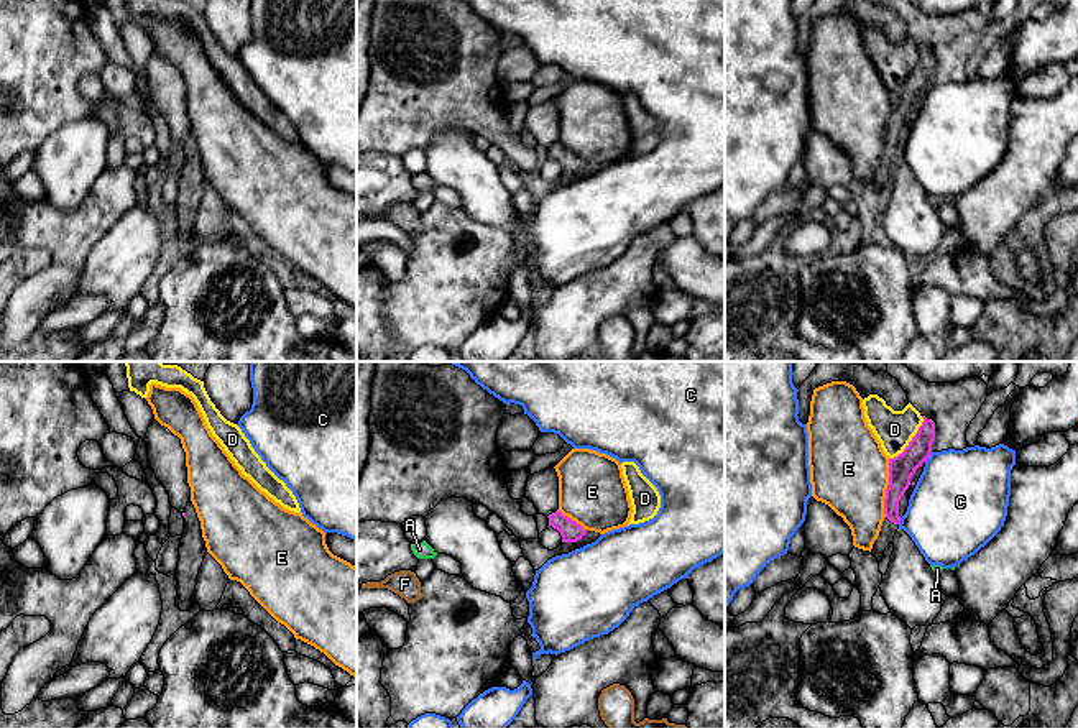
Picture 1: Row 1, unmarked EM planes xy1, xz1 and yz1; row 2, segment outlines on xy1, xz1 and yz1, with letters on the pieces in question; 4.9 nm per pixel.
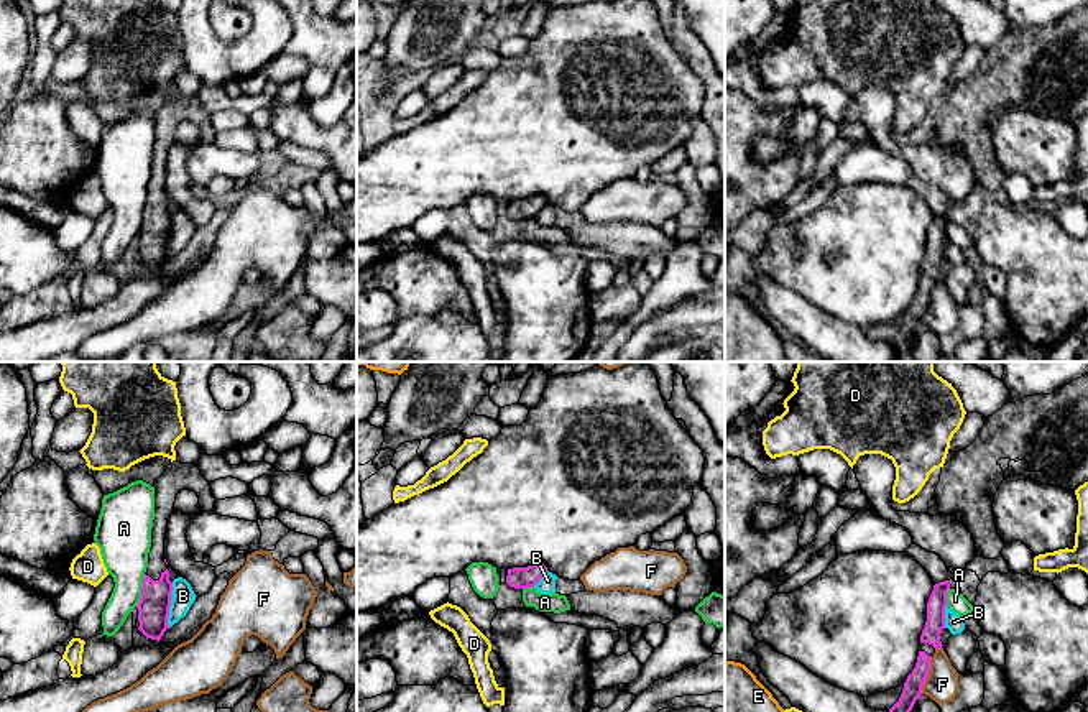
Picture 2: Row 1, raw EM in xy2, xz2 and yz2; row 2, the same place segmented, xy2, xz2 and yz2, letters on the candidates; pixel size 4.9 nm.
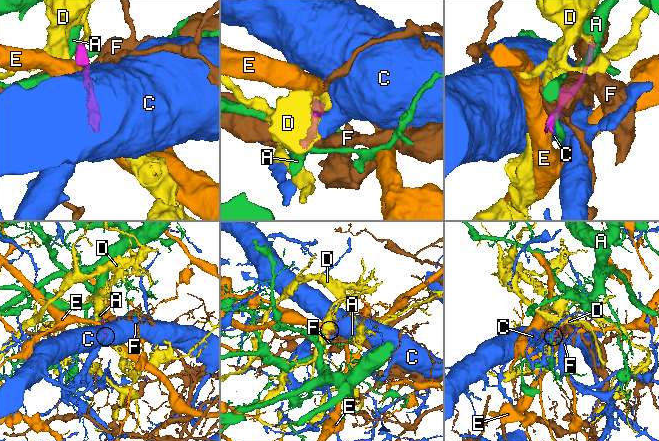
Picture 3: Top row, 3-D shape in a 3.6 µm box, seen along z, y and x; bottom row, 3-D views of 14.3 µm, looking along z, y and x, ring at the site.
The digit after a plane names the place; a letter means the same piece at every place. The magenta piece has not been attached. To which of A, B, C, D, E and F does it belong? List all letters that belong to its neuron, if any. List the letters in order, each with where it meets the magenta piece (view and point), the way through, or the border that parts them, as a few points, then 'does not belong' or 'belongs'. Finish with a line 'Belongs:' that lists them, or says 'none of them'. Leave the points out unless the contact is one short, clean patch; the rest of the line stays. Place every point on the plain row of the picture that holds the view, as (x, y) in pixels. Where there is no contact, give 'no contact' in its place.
A: contact xy2 (142, 222); border xy2 (145, 206), (142, 229), (135, 237); does not belong
B: contact xy2 (168, 245); border xy2 (171, 232), (168, 258); does not belong
C: contact yz1 (929, 87); does not belong
D: contact yz1 (911, 73); border yz1 (922, 48), (922, 56), (909, 76), (889, 91); does not belong
E: contact yz1 (888, 120); border yz1 (889, 91), (884, 148); does not belong
F: contact yz2 (927, 306); border yz2 (932, 288), (921, 324); does not belong
Belongs: none of them

